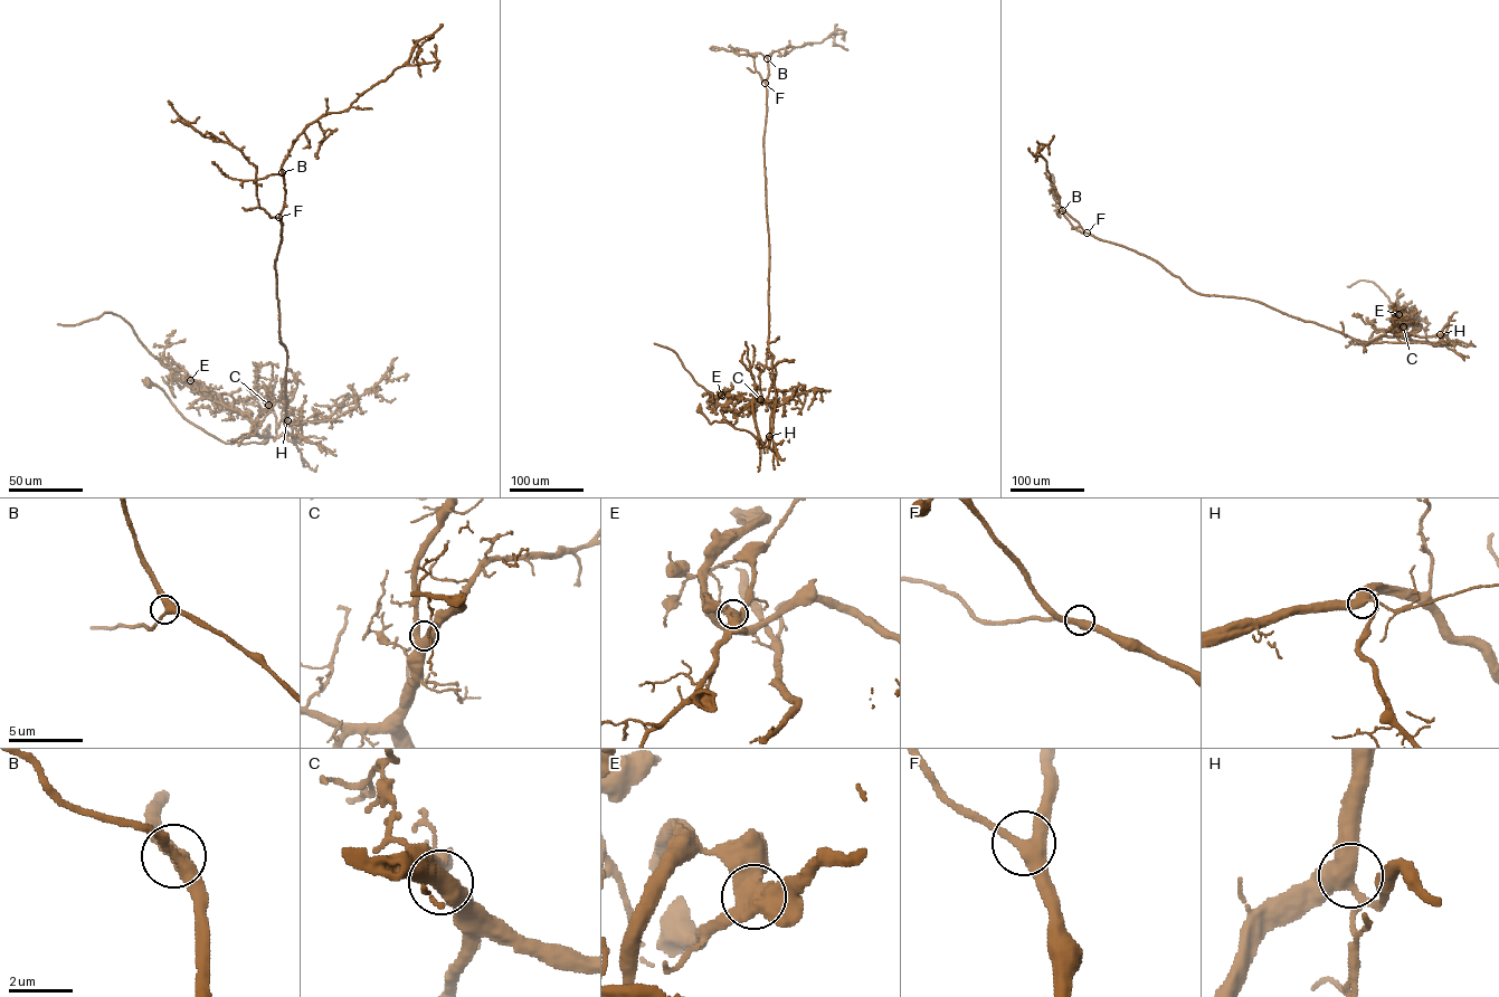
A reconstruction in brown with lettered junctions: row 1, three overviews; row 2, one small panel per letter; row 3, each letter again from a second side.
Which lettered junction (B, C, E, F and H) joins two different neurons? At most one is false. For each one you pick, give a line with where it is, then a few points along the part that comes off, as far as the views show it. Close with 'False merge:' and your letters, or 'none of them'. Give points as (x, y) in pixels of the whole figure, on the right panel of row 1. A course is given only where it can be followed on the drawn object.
E: place (1398, 314); course (1398, 314), (1401, 310), (1372, 282), (1360, 281), (1347, 286)
False merge: E

